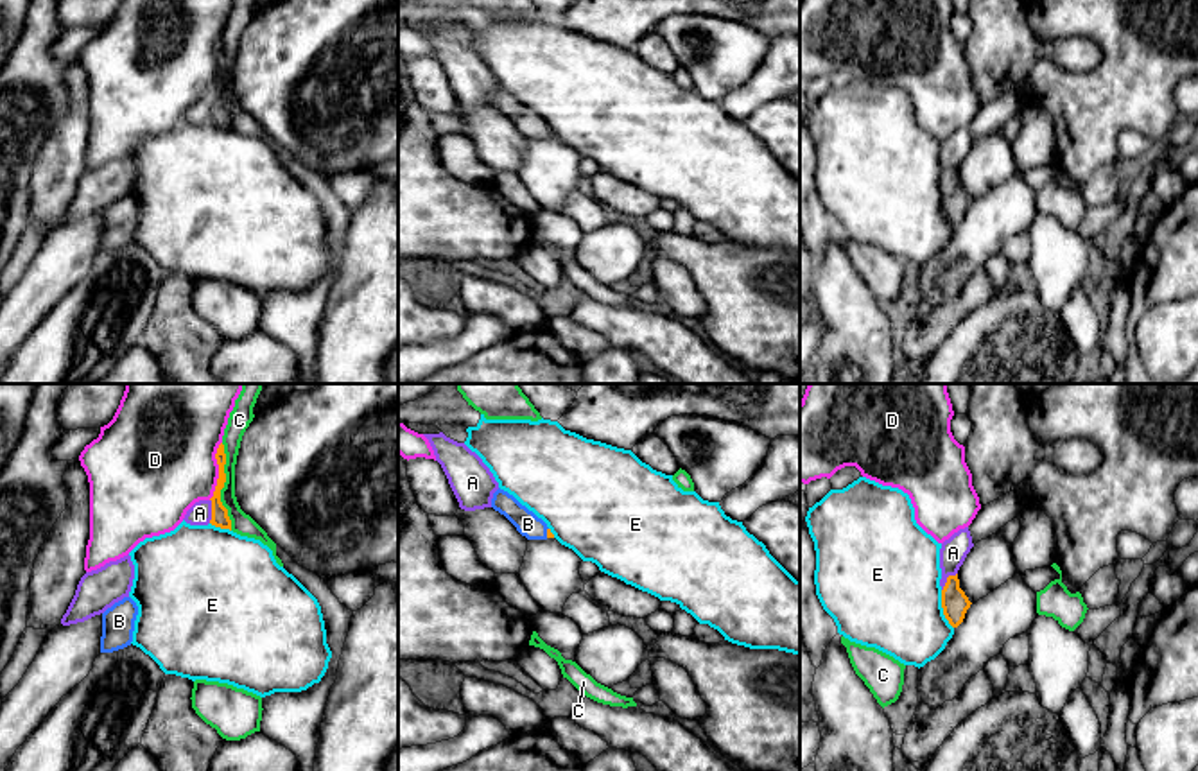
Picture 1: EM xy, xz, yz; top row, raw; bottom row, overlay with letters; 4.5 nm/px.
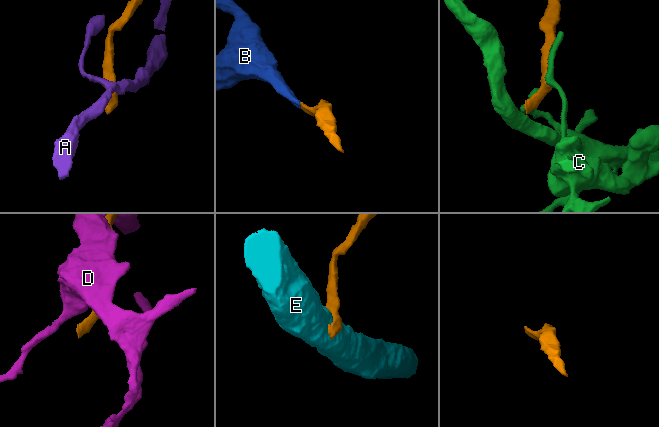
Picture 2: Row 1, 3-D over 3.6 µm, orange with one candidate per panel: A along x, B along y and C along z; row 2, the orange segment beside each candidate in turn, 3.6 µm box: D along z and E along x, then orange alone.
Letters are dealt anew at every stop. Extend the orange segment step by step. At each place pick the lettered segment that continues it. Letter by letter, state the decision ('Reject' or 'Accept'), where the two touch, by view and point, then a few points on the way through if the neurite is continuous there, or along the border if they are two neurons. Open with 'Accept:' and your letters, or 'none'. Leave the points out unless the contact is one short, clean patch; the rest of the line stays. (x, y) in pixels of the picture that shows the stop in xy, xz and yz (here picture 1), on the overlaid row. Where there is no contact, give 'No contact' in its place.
Accept: B
A: Reject. Touches orange at xy (212, 511)
B: Accept. Touches orange at xz (547, 533). Path across: xz (549, 535), (547, 533), (528, 524)
C: Reject. Touches orange at xy (223, 486)
D: Reject. Touches orange at xy (219, 470)
E: Reject. Touches orange at yz (944, 610)

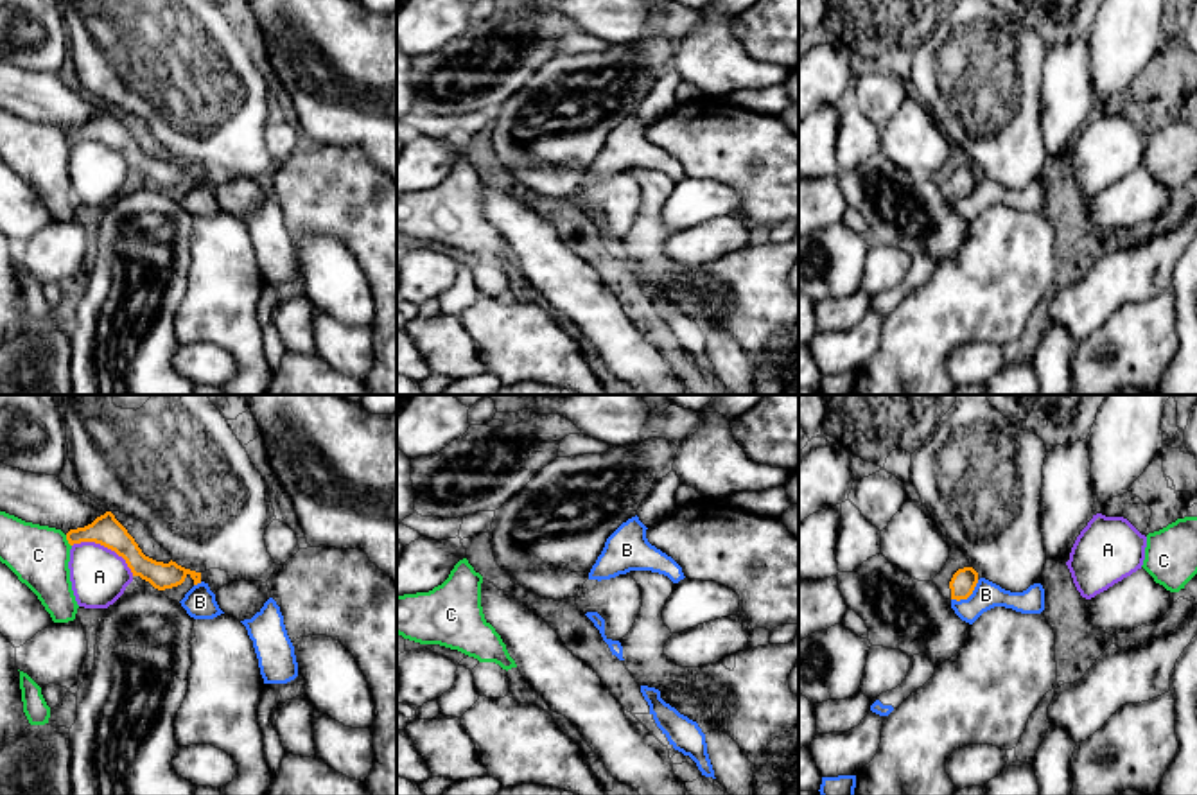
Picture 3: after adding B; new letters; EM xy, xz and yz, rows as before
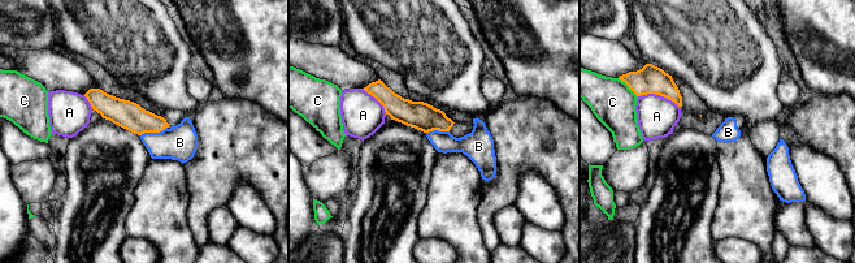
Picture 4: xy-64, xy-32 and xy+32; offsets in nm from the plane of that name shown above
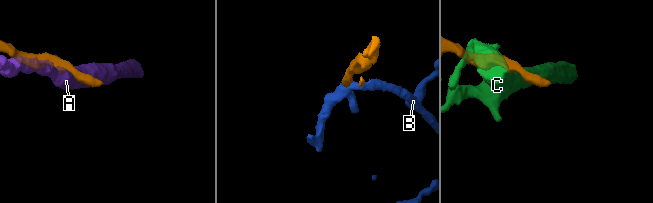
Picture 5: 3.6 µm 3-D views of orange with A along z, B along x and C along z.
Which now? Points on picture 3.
Accept: none
A: Reject. Touches orange at xy (106, 546). Boundary: xy (72, 544), (99, 542), (113, 550), (133, 575)
B: Reject. Touches orange at yz (968, 596). Boundary: yz (978, 580), (966, 598), (952, 600)
C: Reject. Touches orange at xy (67, 539)

